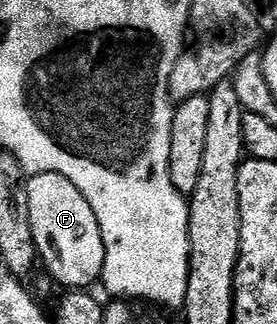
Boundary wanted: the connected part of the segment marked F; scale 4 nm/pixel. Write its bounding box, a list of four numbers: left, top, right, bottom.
[28,173,104,289]

